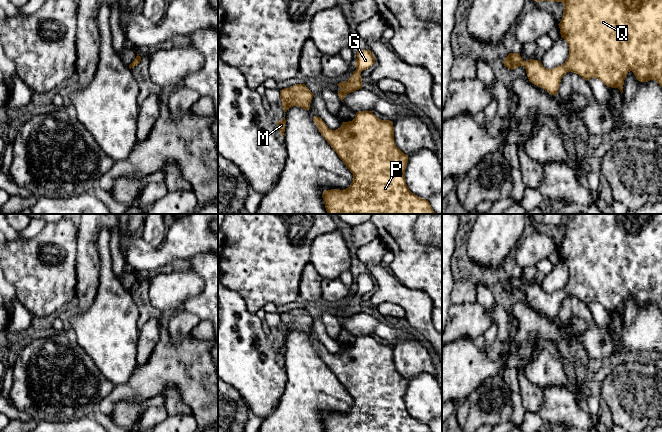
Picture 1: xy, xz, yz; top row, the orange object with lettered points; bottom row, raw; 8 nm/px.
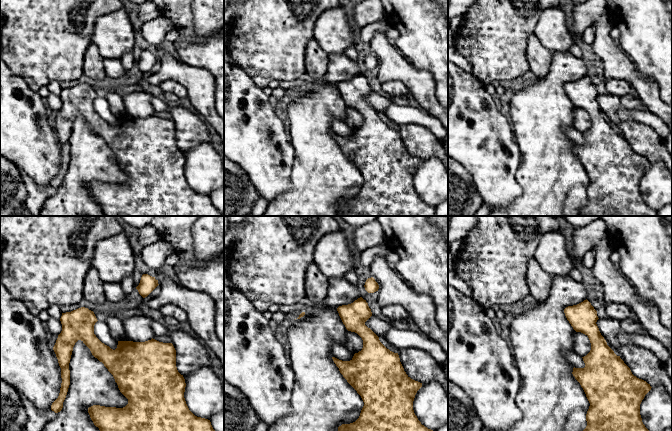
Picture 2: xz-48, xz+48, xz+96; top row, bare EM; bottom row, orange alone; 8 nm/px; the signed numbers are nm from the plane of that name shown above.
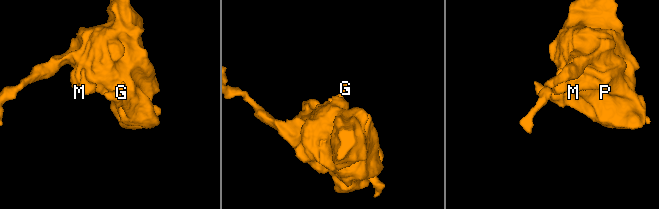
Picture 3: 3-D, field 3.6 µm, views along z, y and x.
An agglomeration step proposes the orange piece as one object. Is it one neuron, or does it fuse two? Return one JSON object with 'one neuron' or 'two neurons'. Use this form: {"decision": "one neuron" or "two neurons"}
{"decision": "one neuron"}

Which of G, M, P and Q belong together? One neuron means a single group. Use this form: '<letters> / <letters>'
G M P Q

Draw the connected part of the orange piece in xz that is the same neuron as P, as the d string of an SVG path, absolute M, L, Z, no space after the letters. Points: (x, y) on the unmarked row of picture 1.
M359 335L352 345L332 354L317 340L313 345L319 356L353 398L349 412L324 414L325 432L432 432L429 425L413 418L405 404L408 379L395 368L390 344L381 344L372 335Z

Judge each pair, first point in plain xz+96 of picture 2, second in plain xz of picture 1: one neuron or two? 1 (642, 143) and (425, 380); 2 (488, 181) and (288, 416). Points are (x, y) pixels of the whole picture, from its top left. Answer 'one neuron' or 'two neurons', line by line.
1: two neurons
2: two neurons

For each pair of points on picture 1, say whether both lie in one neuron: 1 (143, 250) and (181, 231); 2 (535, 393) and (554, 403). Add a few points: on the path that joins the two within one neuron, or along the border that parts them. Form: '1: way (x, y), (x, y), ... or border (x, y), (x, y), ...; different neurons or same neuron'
1: way (153, 252), (161, 252), (172, 241); same neuron
2: border (542, 389), (542, 403), (537, 412); different neurons

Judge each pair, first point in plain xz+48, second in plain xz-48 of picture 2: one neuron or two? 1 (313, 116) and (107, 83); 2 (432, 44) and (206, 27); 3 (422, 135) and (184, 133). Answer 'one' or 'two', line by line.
1: two
2: two
3: one

